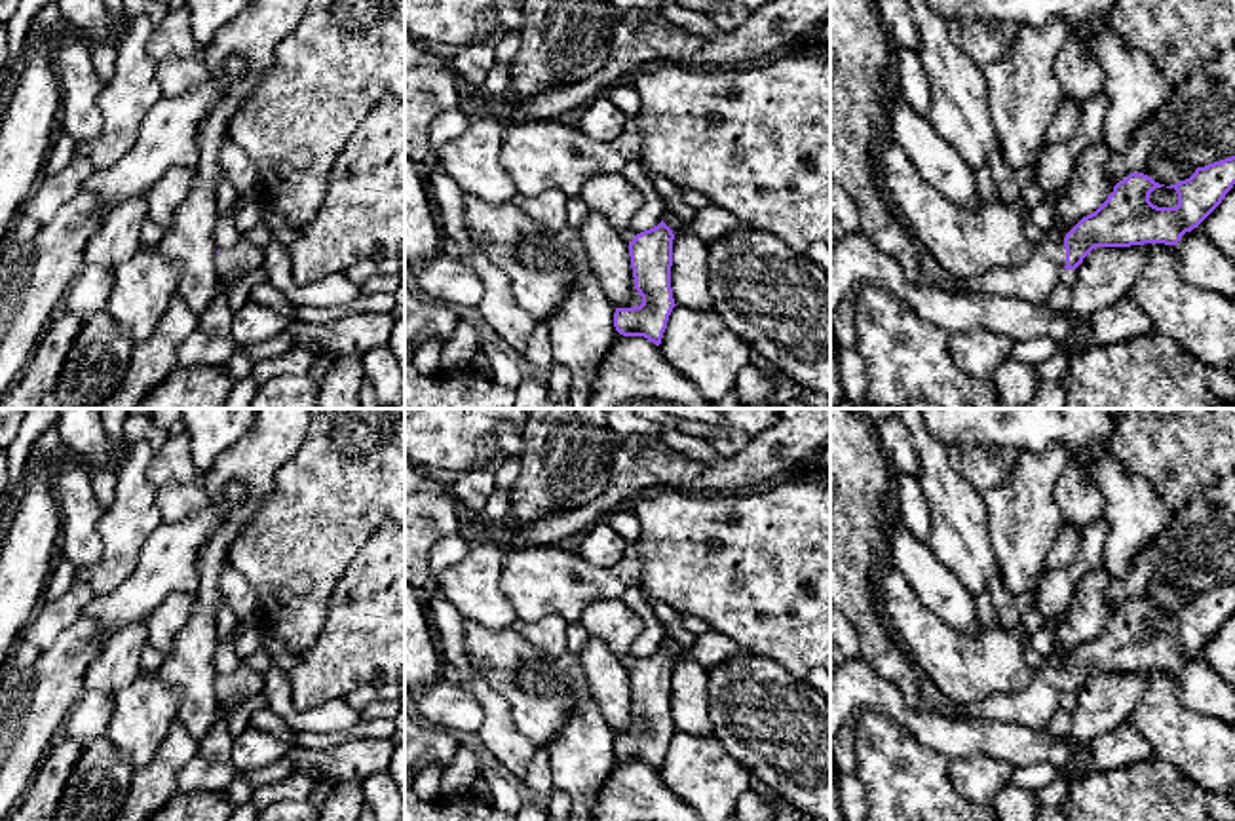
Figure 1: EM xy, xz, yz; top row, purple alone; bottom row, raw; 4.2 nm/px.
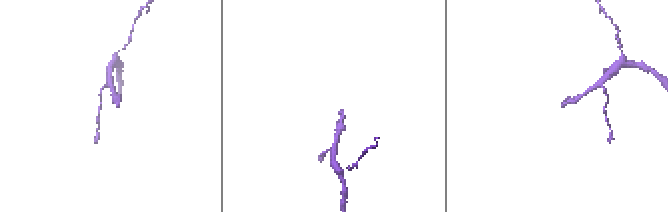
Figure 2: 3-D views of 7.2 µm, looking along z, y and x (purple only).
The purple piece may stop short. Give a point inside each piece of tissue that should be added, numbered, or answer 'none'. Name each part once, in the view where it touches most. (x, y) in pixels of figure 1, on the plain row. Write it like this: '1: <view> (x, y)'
1: yz (1036, 706)

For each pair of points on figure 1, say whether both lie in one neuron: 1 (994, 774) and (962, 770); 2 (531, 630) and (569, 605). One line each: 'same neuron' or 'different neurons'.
1: same neuron
2: different neurons

